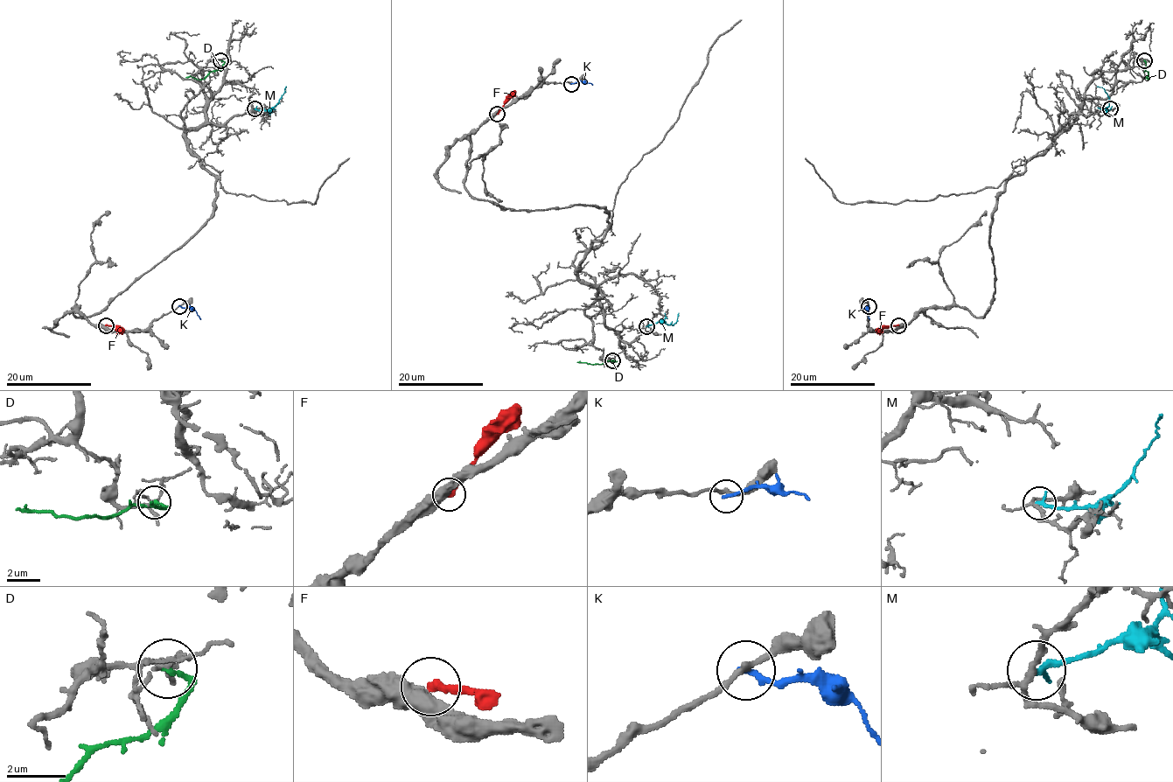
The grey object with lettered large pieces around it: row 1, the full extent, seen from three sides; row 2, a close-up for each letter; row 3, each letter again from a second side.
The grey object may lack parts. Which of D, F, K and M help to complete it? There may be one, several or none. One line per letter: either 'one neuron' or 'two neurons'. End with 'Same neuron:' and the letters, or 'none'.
D: two neurons
F: two neurons
K: two neurons
M: two neurons
Same neuron: none

